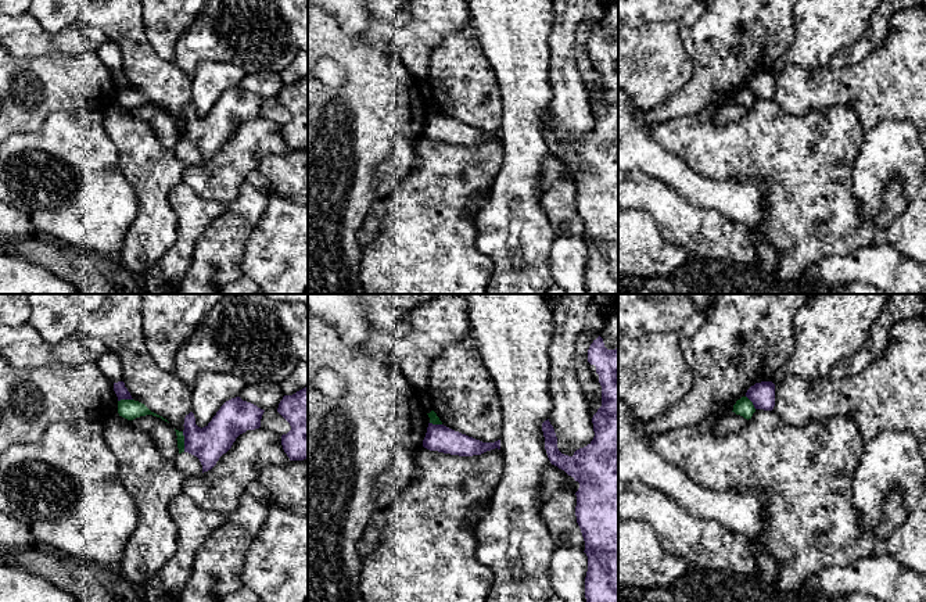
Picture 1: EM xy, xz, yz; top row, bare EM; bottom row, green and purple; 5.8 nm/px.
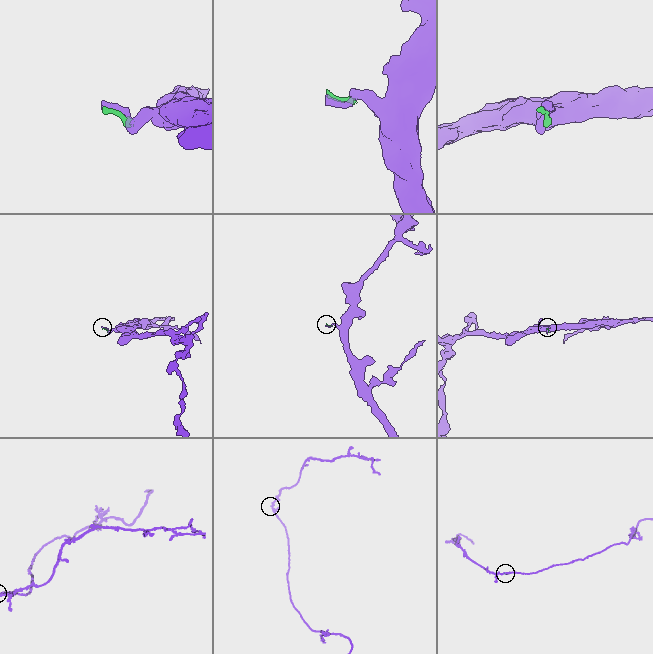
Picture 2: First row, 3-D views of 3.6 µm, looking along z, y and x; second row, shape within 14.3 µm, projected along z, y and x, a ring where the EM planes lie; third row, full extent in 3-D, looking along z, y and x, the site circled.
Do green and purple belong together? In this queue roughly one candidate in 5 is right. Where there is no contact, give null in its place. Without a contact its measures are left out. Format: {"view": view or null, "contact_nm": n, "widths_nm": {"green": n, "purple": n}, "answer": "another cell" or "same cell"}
{"view": "xy", "contact_nm": 120, "widths_nm": {"green": 50, "purple": 200}, "answer": "another cell"}

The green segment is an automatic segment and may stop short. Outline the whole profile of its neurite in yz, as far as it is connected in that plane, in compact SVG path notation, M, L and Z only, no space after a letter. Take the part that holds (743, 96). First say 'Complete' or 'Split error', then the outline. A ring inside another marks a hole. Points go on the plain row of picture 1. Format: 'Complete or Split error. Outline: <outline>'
Complete. Outline: M742 86L736 90L733 94L733 100L736 104L743 105L744 108L751 108L753 103L755 101L755 97L753 92L747 86Z

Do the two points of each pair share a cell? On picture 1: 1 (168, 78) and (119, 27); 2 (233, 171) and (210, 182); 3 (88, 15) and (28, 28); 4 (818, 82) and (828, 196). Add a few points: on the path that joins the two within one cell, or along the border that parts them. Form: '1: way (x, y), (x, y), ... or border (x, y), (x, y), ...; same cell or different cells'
1: way (155, 67), (135, 46), (132, 39); same cell
2: way (228, 171), (219, 179), (215, 179); same cell
3: border (85, 21), (96, 25), (108, 38); different cells
4: border (854, 110), (832, 106), (801, 115), (789, 114); different cells

